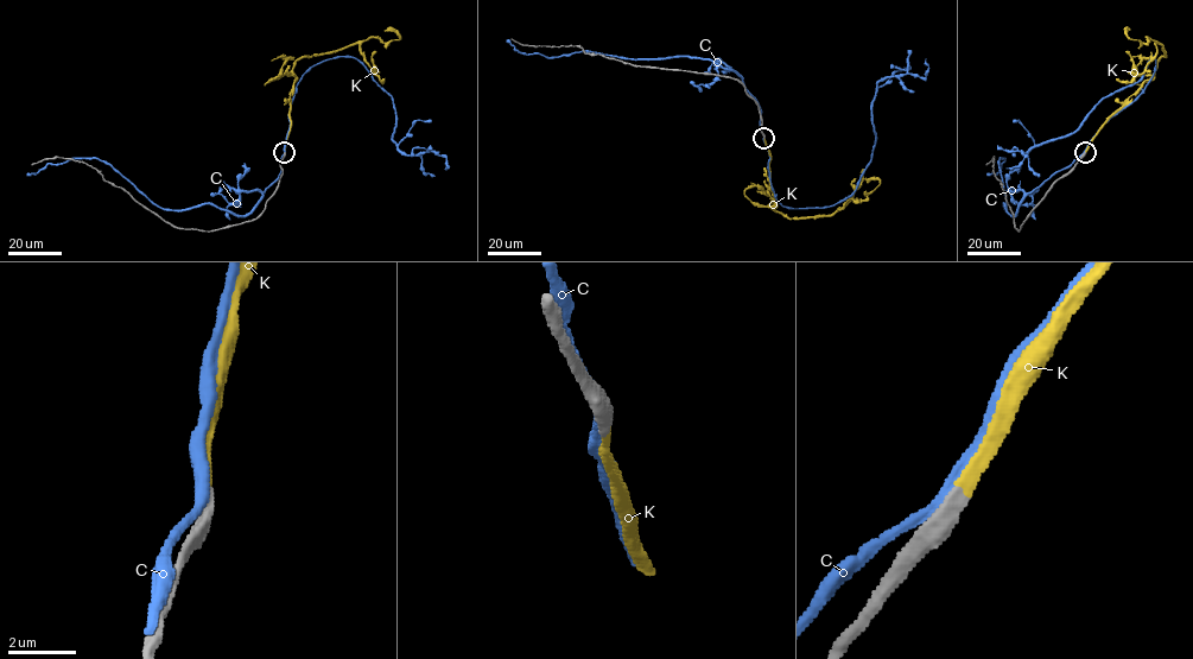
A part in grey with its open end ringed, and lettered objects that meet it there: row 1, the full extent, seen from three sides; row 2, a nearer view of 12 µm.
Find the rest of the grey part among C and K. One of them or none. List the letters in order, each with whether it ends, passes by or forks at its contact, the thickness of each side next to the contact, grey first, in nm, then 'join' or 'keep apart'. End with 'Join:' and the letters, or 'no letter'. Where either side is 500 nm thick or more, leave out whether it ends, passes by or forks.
C: 550/340 nm | keep apart
K: it ends | 400/320 nm | join
Join: K

